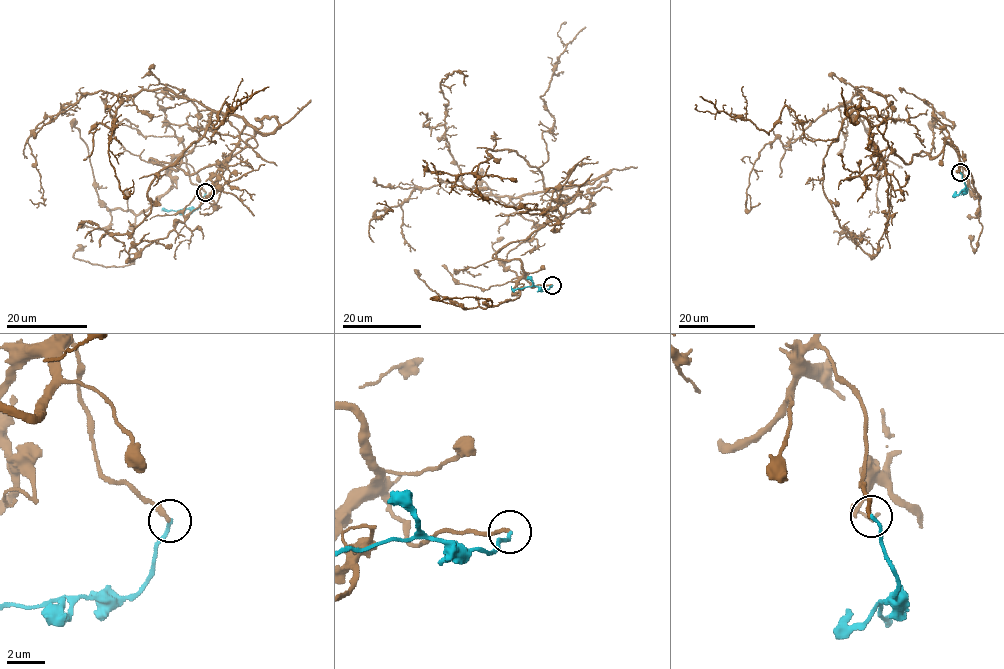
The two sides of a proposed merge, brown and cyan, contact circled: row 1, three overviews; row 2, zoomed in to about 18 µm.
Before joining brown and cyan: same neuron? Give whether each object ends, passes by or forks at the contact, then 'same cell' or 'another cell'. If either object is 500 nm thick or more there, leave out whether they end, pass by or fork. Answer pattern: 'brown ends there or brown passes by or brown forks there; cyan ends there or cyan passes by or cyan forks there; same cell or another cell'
brown ends there; cyan ends there; same cell

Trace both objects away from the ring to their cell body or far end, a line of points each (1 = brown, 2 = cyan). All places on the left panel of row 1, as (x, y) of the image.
1: (205, 192), (184, 152), (153, 163), (228, 161), (242, 119), (101, 91), (28, 138), (30, 199)
2: (205, 192), (196, 209), (161, 210)

